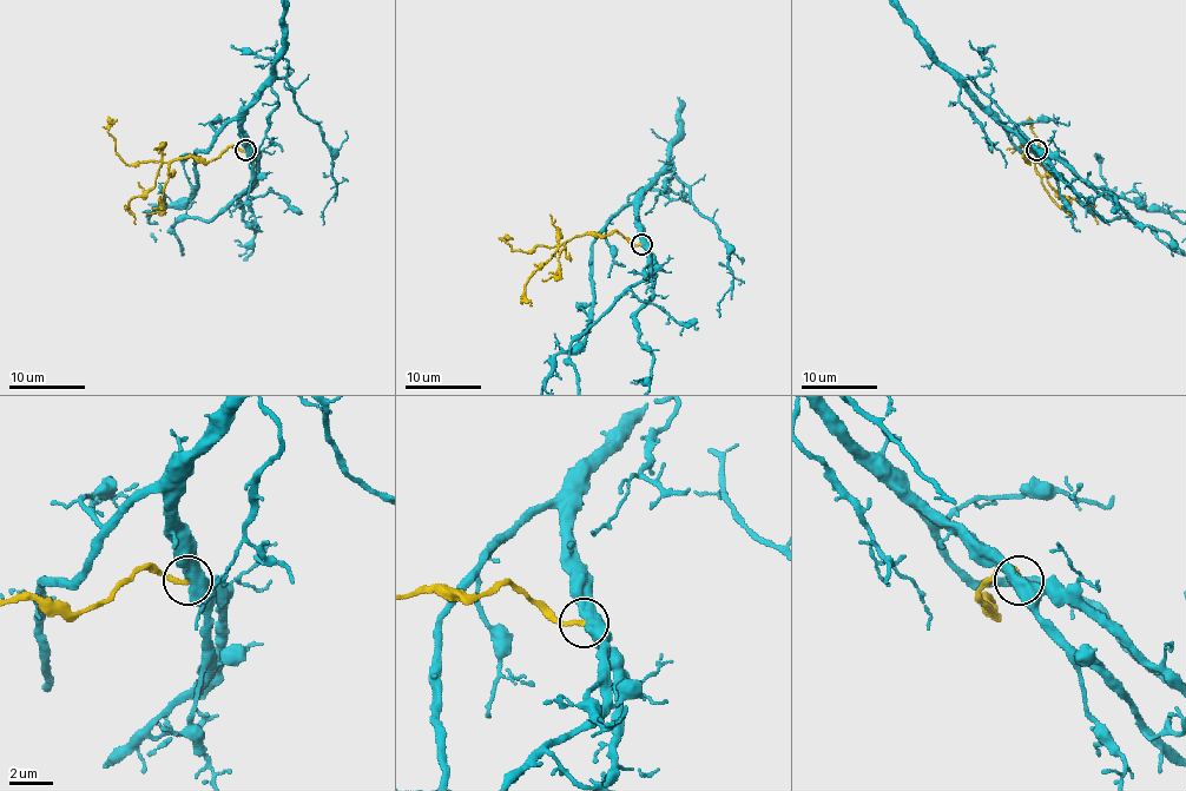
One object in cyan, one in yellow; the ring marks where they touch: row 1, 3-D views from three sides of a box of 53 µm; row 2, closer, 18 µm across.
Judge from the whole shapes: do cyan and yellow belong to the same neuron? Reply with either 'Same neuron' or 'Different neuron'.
Different neuron

